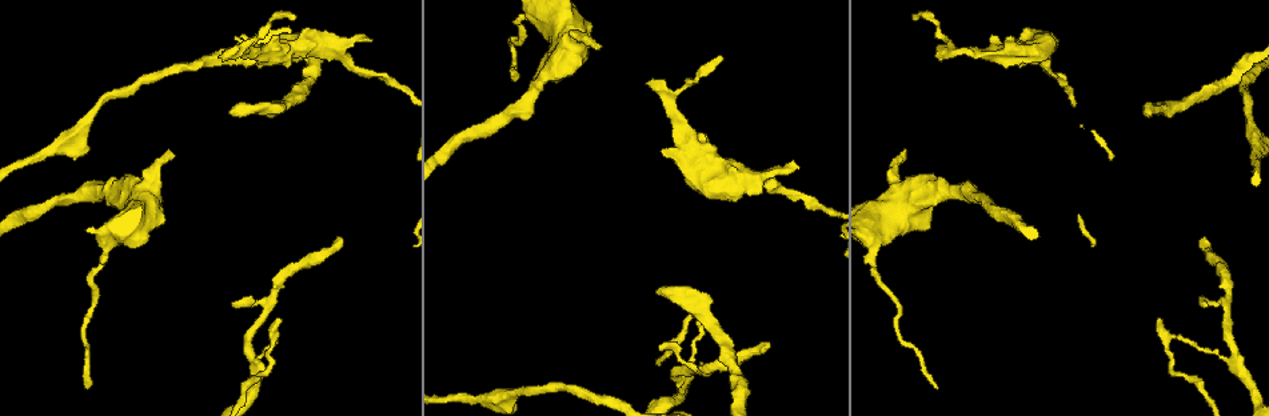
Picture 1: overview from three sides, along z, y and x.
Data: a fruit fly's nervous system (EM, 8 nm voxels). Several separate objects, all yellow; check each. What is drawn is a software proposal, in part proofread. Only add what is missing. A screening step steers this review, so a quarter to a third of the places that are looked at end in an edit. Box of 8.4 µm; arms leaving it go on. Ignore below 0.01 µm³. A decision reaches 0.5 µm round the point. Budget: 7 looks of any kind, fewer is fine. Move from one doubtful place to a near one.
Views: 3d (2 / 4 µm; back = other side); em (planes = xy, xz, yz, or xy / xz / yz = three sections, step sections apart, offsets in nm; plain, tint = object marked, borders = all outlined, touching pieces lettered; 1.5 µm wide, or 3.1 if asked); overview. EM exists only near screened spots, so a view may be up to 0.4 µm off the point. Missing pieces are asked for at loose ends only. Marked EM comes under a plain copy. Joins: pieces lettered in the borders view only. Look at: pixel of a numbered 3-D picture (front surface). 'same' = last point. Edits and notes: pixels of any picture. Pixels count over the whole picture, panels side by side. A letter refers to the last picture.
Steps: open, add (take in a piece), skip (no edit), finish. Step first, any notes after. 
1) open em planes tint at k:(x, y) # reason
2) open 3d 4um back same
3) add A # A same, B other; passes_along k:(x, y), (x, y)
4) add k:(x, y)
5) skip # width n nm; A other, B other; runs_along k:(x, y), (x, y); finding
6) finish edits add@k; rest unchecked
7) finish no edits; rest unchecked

open 3d 4um at 1:(220, 58) # tapers out

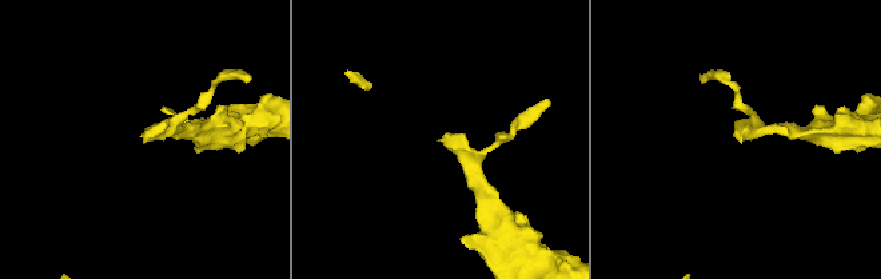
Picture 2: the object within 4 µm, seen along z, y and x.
open em yz step 8 borders at 2:(740, 140) # now the EM

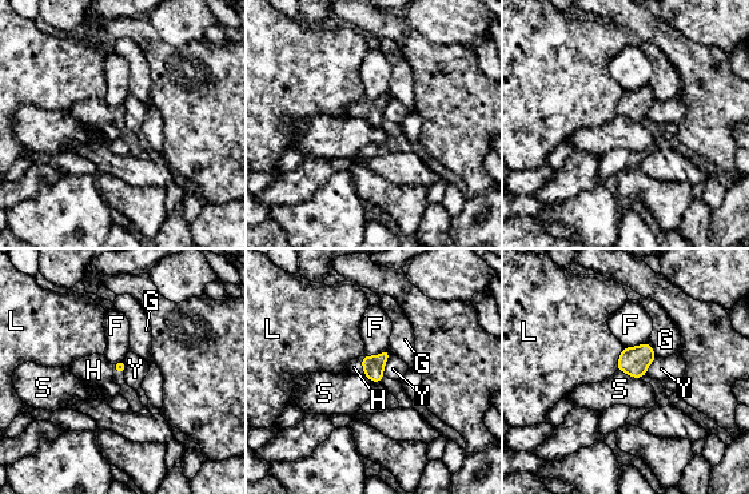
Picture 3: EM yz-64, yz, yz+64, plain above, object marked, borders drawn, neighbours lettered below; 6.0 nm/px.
add H # F other, G other, H same, L other, S other, Y other; passes_along 3:(373, 366), (363, 366), (354, 367); the neuron continues

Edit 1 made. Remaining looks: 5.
open em yz step 8 borders at 1:(658, 291) # end of a long branch

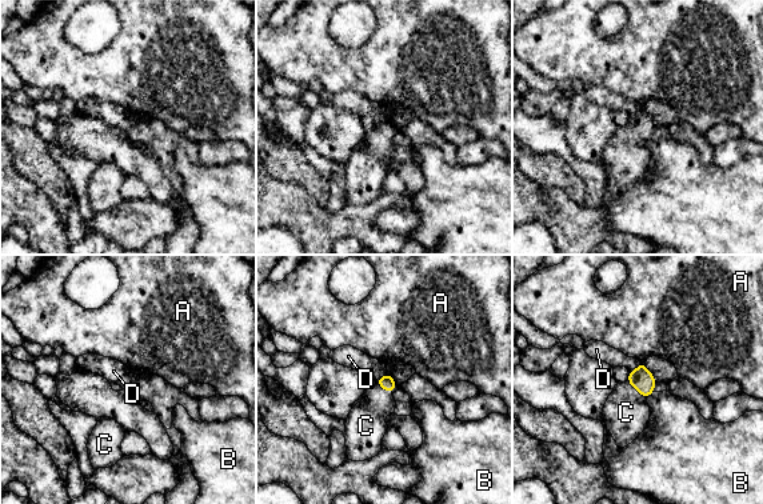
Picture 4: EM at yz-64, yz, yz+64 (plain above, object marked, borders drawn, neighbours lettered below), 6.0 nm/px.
add C # longest_contact C 160 nm; A other, B other, C same, D other; passes_along 4:(640, 379), (636, 390), (626, 412); the neuron continues

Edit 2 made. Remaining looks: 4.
open overview

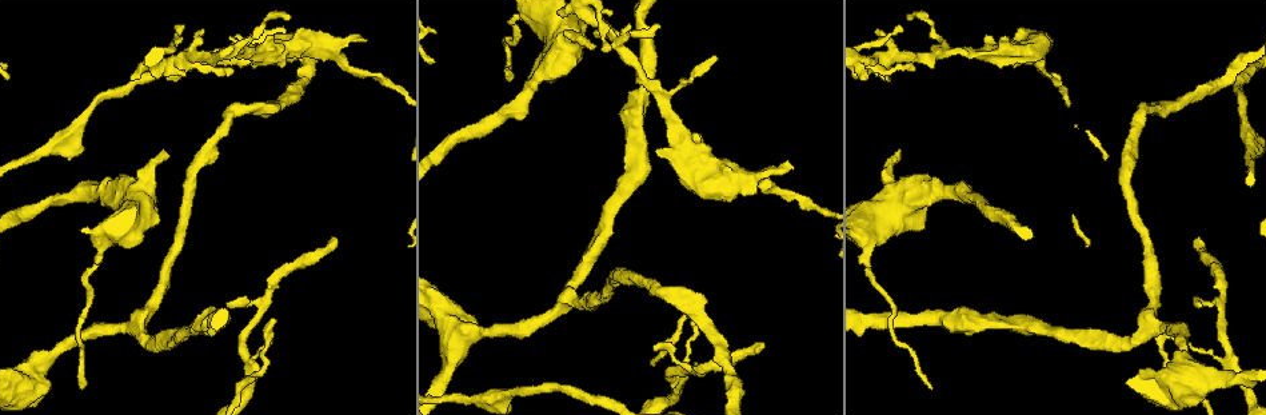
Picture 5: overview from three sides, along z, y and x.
open 3d 4um at 5:(757, 350) # branch stops here

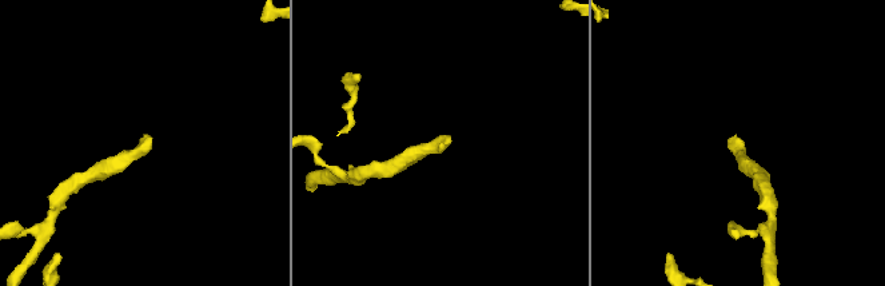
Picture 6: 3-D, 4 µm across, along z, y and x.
open em planes tint at 6:(736, 137)

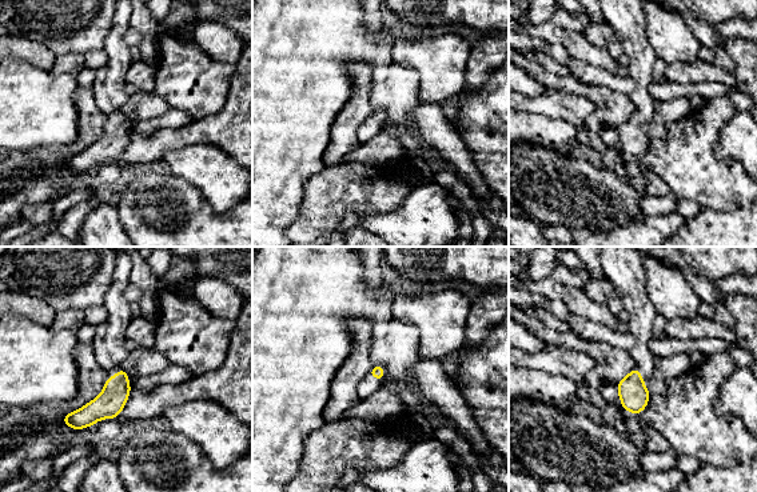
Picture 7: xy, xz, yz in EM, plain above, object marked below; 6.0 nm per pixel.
open em planes borders same

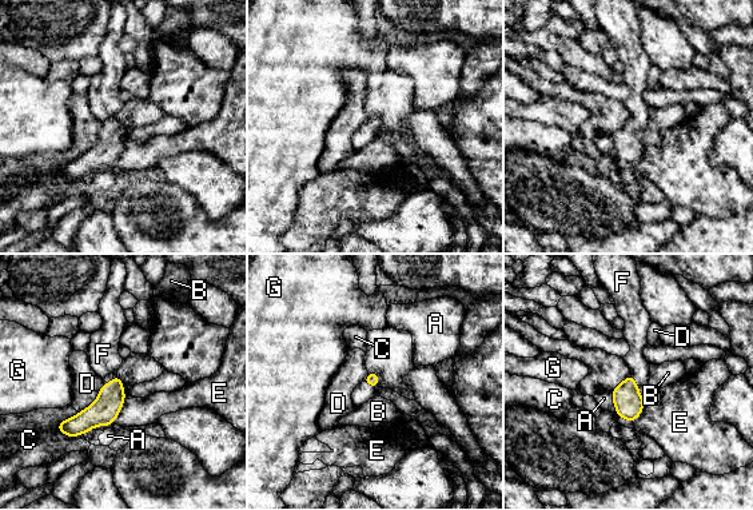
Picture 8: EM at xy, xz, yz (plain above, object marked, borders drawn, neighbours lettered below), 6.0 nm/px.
add F # A other, B other, C other, D other, E other, F same, G other; passes_along 8:(103, 411), (111, 381), (104, 358); the neuron continues

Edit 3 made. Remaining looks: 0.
finish edits add@3, add@4, add@8; rest unchecked

